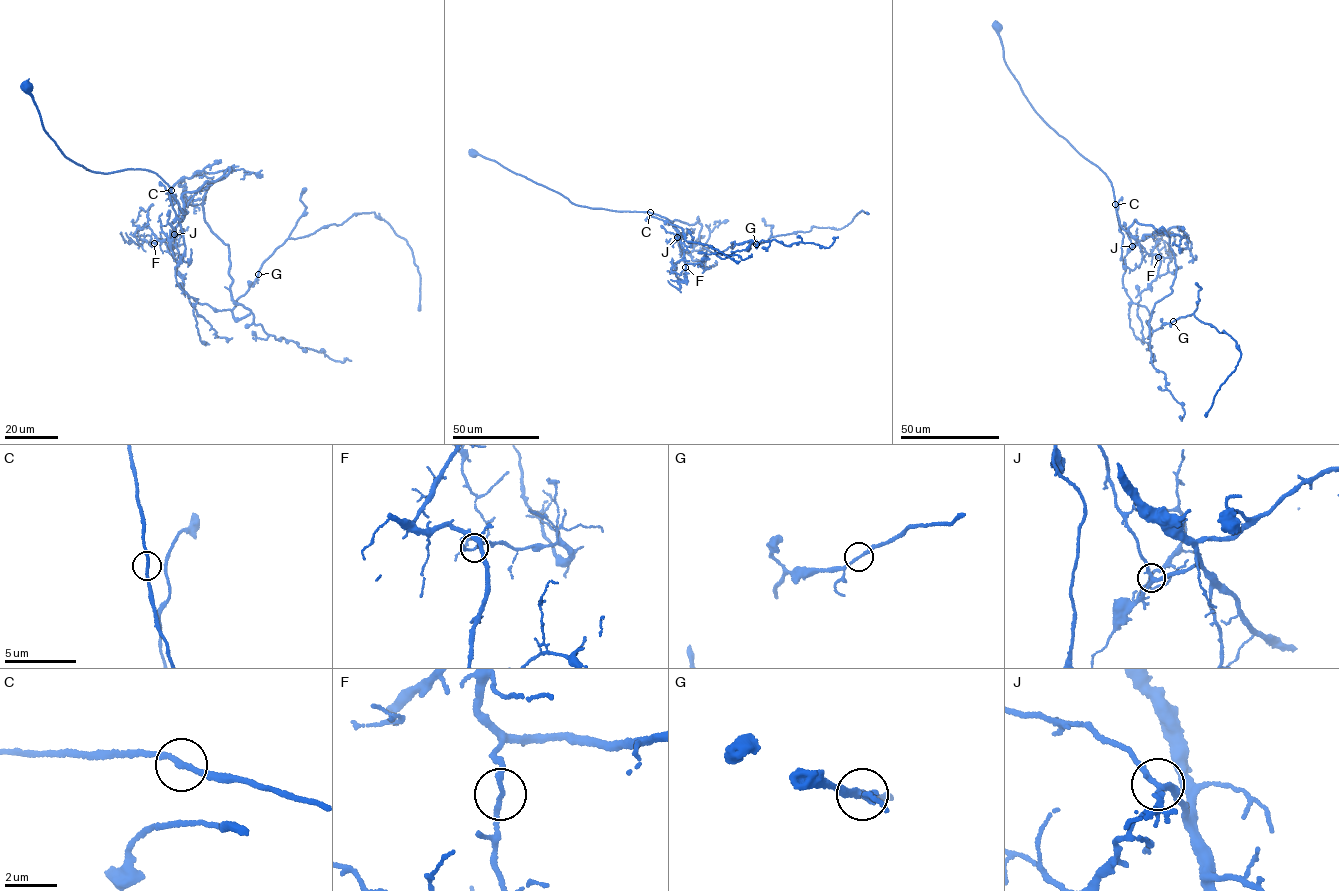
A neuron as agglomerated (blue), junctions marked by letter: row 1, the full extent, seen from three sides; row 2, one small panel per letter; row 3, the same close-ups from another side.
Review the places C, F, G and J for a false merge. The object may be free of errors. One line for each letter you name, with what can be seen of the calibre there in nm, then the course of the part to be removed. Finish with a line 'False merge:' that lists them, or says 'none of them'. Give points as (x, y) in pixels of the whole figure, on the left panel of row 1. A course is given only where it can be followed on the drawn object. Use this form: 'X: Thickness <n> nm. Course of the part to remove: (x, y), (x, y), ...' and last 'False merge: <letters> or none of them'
False merge: none of them

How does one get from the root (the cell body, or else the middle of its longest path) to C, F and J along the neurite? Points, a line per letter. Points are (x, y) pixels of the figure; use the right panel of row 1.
C: (996, 27), (1004, 60), (1027, 100), (1051, 128), (1104, 172), (1112, 184), (1115, 204)
F: (996, 27), (1004, 60), (1032, 107), (1078, 152), (1104, 172), (1112, 184), (1121, 227), (1145, 251), (1158, 257)
J: (996, 27), (1004, 60), (1034, 110), (1110, 181), (1120, 225), (1138, 242), (1132, 246)

